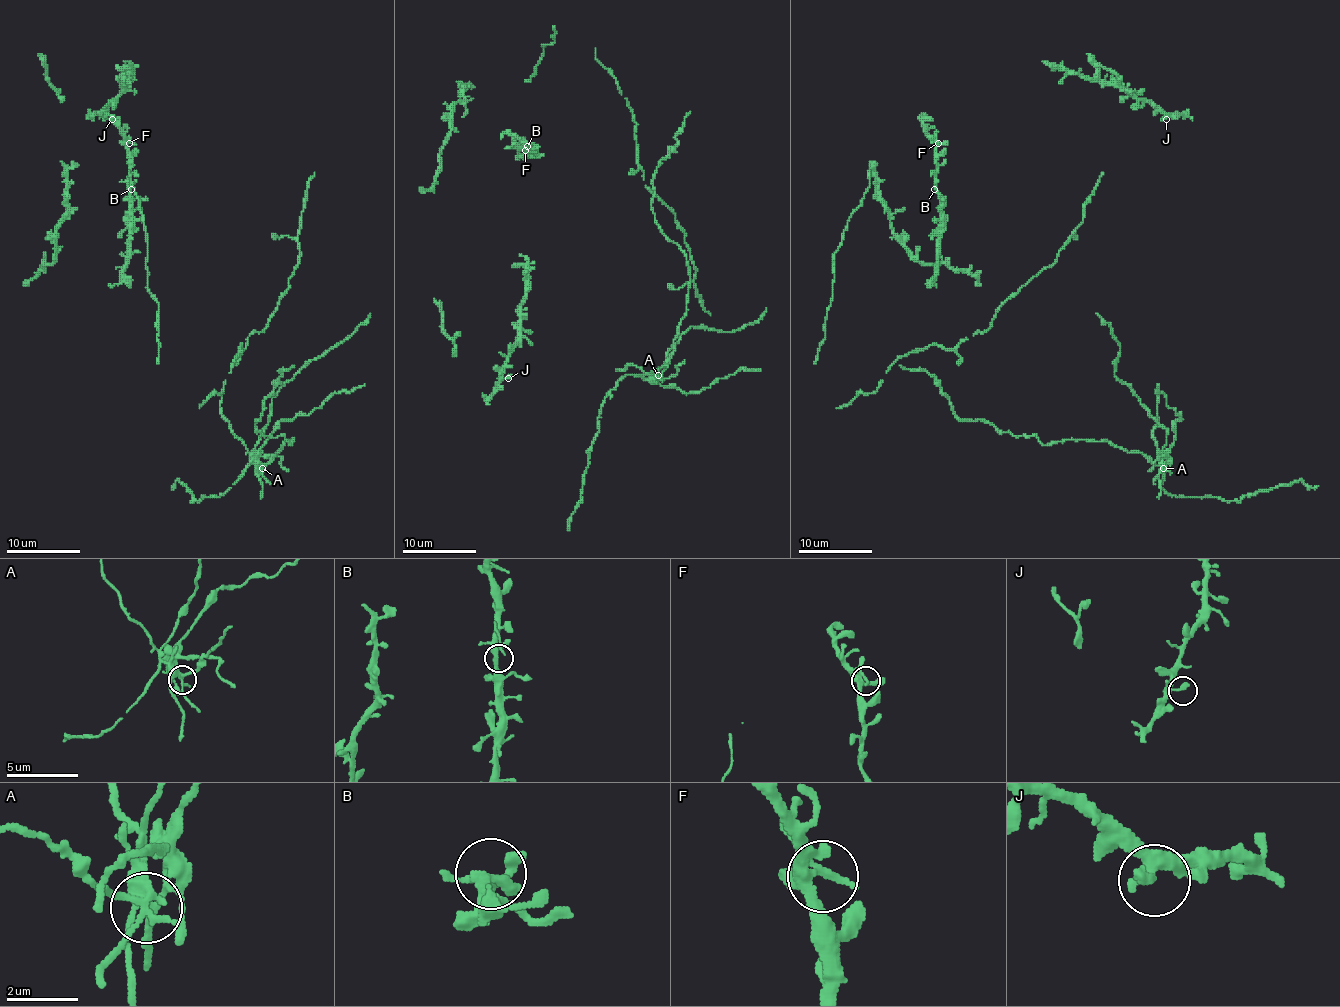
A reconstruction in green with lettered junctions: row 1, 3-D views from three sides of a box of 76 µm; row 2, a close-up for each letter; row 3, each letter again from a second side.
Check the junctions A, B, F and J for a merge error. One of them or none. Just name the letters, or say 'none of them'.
A

